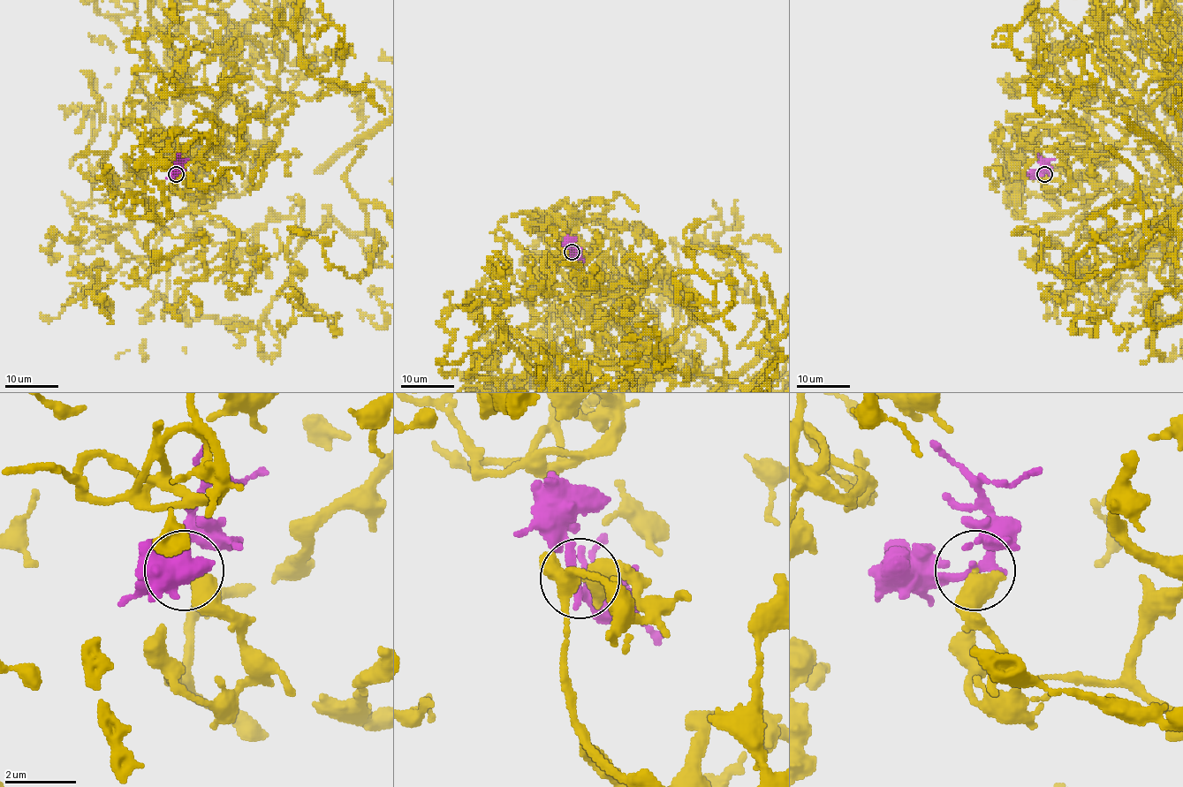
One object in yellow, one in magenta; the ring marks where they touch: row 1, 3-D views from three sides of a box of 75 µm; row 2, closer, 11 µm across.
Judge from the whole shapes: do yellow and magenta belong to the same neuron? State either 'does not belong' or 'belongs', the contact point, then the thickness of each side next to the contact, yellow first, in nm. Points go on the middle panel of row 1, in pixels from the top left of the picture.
does not belong | (572, 252) | 480/260 nm

